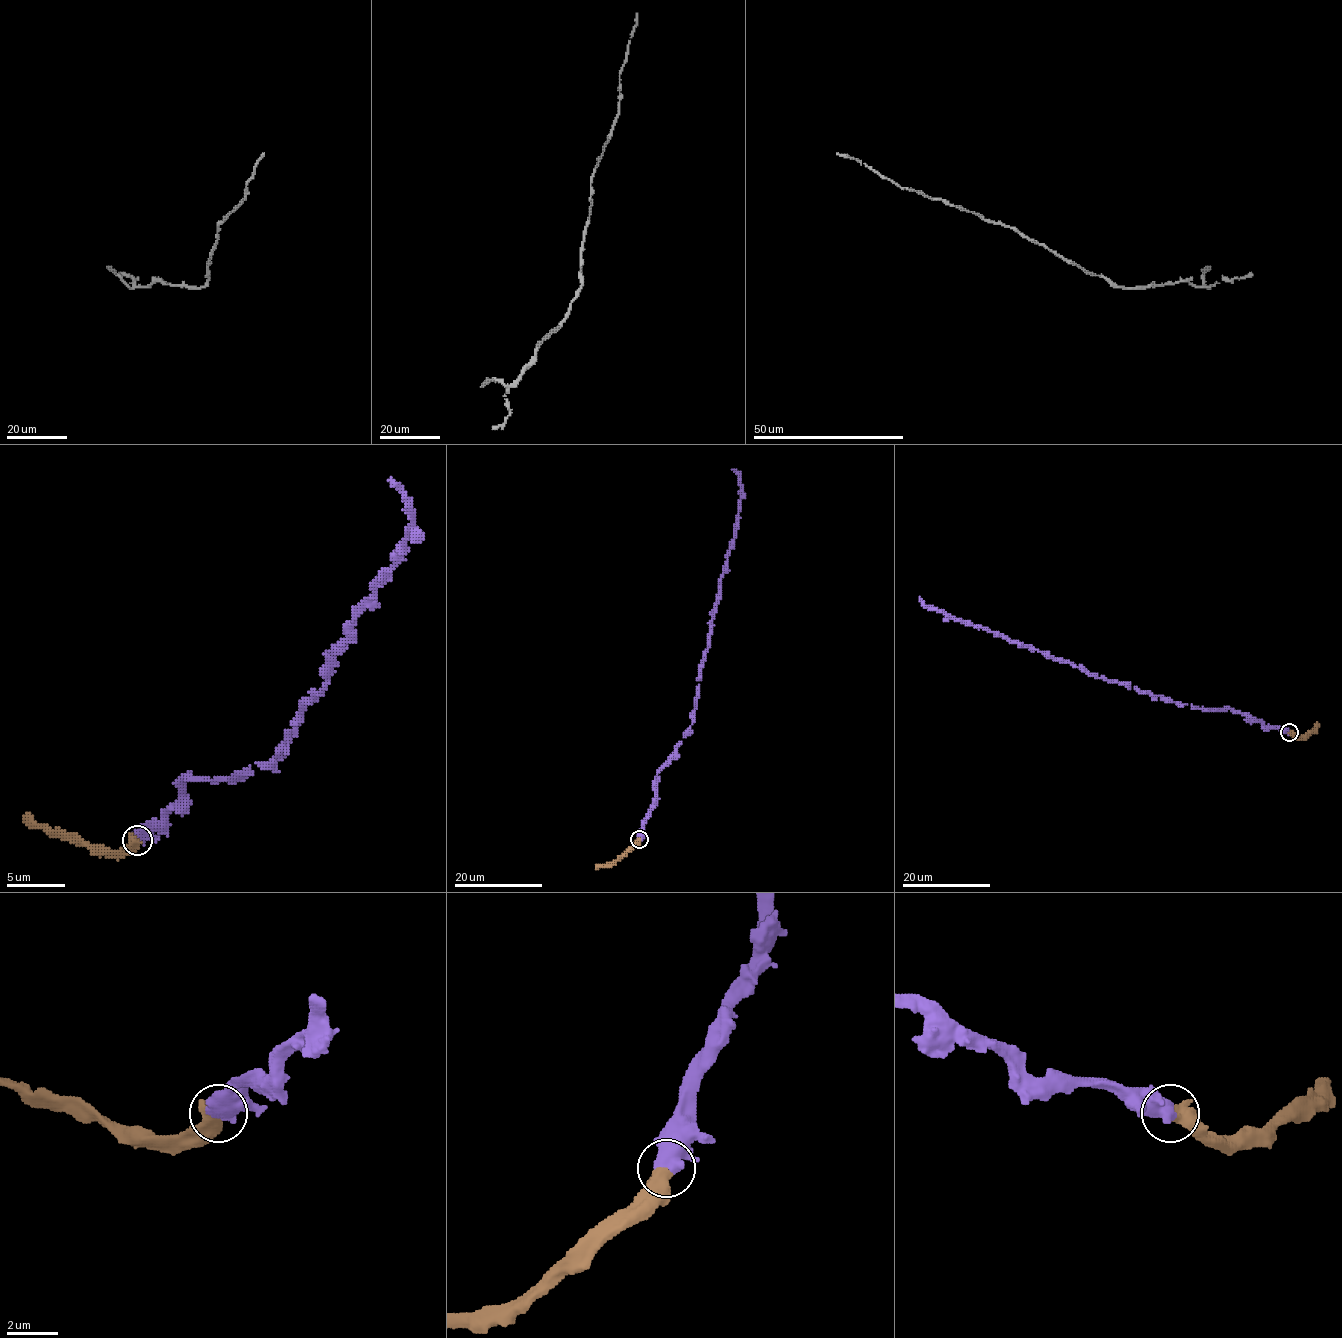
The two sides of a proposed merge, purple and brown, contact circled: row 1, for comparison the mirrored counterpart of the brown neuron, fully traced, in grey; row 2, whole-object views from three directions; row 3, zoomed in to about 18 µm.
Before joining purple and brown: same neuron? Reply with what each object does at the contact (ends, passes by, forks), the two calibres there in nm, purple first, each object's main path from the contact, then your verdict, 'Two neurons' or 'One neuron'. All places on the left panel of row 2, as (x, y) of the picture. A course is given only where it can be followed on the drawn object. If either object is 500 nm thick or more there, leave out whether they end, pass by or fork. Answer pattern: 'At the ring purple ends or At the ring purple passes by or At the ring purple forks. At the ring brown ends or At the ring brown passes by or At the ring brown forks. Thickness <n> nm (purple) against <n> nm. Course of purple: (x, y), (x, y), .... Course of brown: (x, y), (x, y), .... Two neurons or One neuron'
Thickness 700 nm (purple) against 600 nm. Course of purple: (138, 839), (188, 774), (226, 780), (282, 754), (403, 548), (411, 524), (391, 477). Course of brown: (135, 839), (117, 851), (94, 851), (76, 833), (38, 827), (23, 816). One neuron

